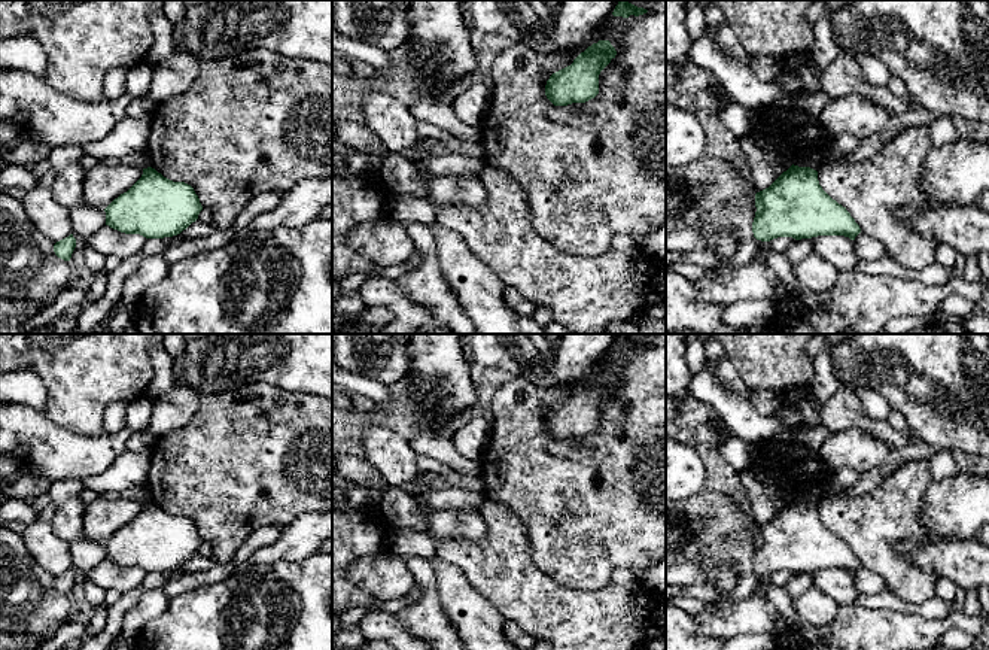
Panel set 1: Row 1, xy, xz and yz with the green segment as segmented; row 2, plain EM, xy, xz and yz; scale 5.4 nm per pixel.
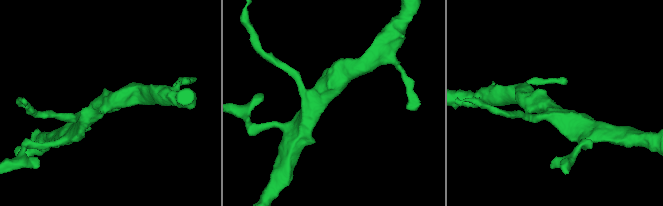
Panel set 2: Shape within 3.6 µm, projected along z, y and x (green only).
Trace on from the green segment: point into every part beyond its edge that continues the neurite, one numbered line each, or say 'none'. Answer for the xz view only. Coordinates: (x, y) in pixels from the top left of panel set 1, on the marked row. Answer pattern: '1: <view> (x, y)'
none

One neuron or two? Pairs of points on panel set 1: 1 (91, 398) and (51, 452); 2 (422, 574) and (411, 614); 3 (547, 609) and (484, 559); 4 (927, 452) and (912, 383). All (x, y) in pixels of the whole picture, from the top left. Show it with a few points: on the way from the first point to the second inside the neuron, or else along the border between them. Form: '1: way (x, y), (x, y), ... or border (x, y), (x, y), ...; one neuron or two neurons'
1: border (42, 413), (63, 428), (88, 436), (102, 436); two neurons
2: way (428, 585), (429, 598), (422, 606); one neuron
3: way (532, 600), (499, 570); one neuron
4: border (919, 439), (936, 450); two neurons

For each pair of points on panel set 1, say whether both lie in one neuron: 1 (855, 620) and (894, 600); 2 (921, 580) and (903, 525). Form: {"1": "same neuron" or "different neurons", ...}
{"1": "different neurons", "2": "same neuron"}

